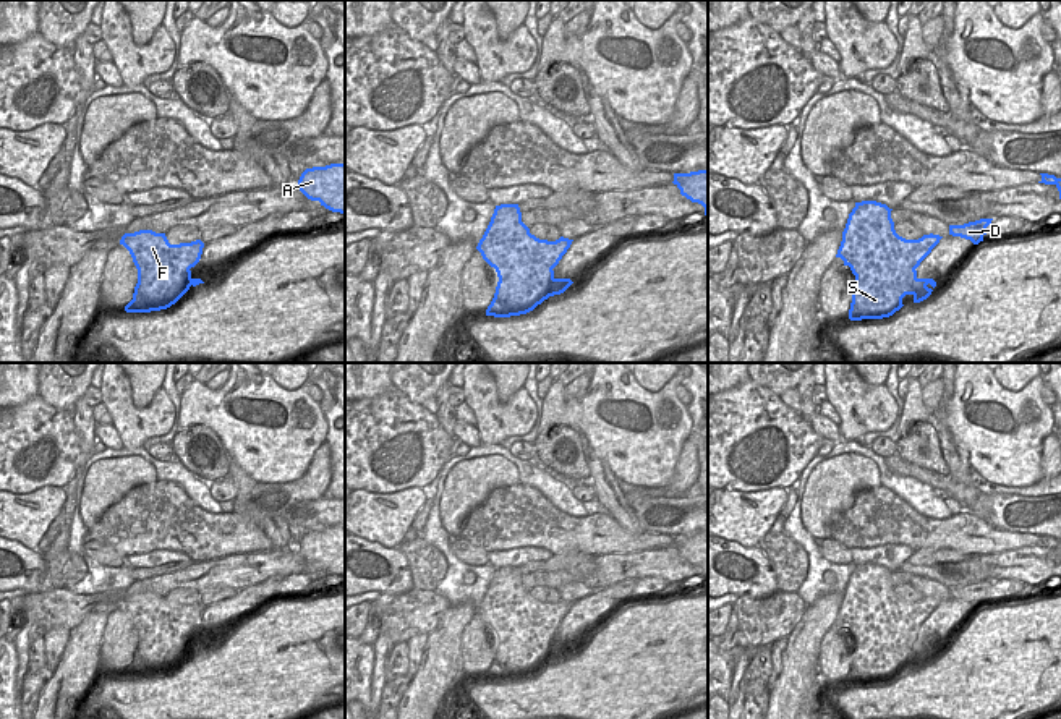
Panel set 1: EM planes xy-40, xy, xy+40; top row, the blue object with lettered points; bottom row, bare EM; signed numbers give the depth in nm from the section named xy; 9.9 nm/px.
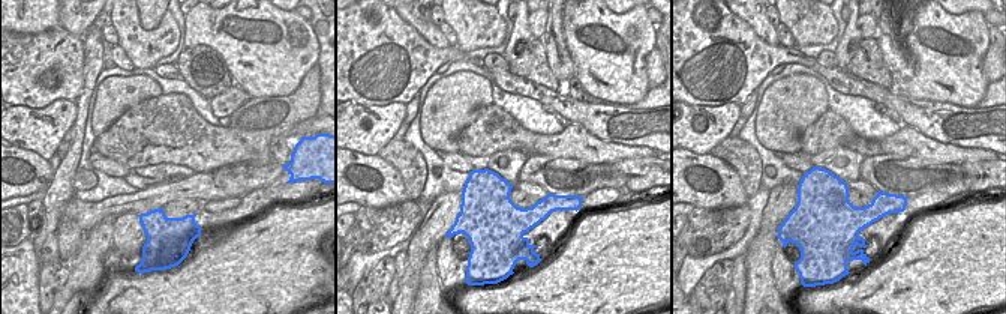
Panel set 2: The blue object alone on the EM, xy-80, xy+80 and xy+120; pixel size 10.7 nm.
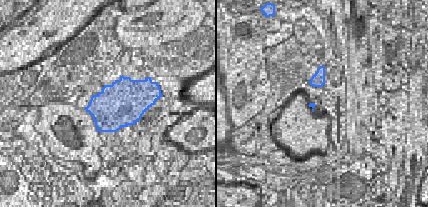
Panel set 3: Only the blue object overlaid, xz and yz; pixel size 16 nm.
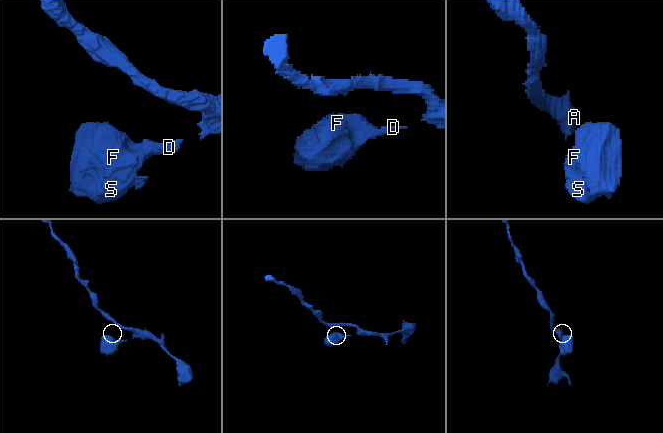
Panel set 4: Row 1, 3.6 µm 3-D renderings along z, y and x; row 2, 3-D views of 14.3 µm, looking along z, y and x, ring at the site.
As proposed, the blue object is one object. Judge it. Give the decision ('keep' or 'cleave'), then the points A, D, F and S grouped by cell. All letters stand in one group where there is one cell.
keep; groups A D F S

